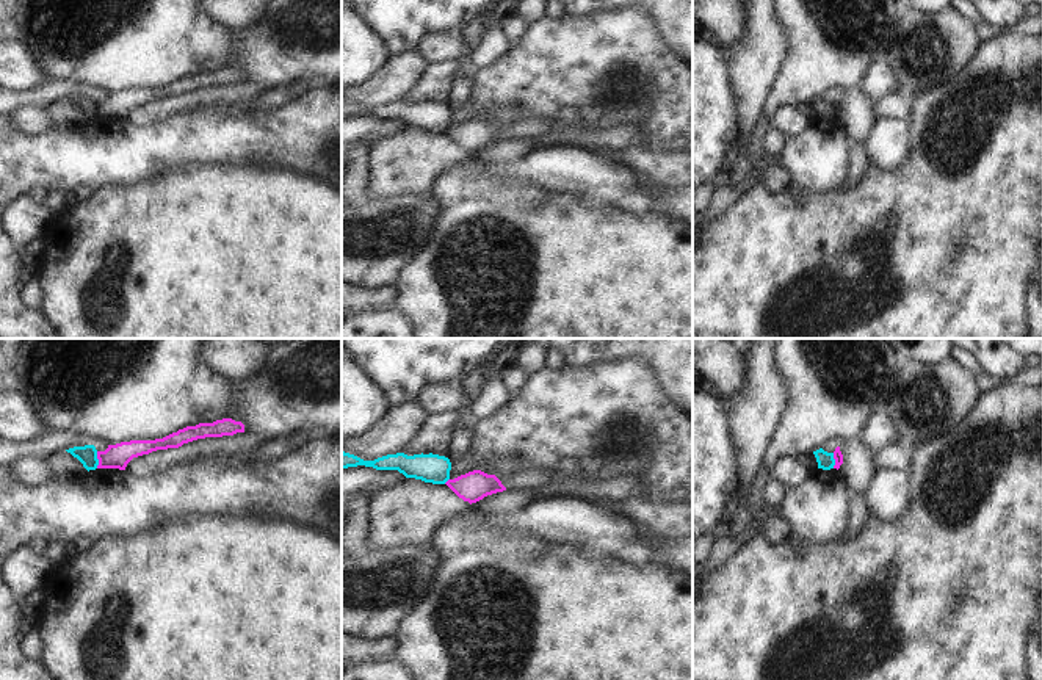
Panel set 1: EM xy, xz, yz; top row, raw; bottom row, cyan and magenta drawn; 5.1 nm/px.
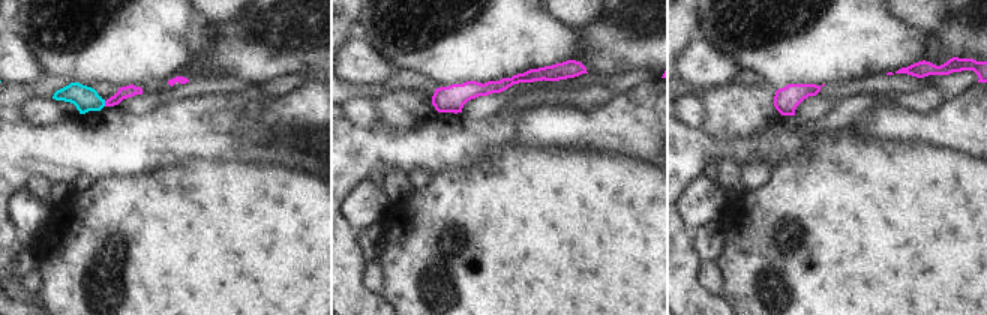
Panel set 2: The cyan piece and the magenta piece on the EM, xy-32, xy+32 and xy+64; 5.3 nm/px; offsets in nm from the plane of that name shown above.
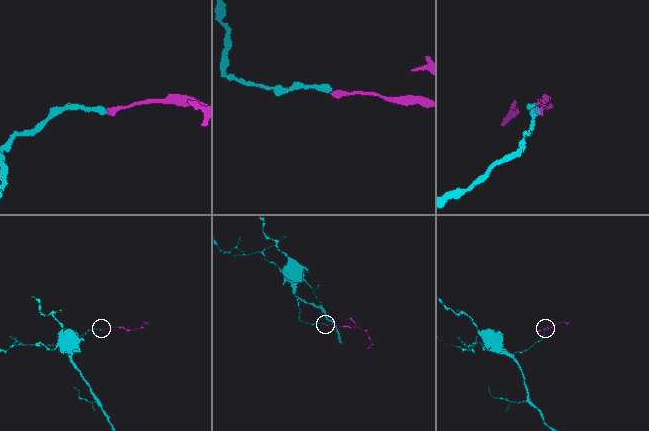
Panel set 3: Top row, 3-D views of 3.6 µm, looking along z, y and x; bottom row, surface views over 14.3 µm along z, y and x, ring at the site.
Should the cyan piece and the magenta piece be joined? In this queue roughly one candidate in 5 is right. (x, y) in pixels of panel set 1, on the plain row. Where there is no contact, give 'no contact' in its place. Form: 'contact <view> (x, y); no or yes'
contact xy (97, 108); no

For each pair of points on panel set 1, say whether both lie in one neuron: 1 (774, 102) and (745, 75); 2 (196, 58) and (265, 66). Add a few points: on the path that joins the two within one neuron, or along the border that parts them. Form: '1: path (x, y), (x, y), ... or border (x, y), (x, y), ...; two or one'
1: border (784, 61), (768, 97), (763, 118); two
2: border (227, 30), (234, 47), (223, 66); two

